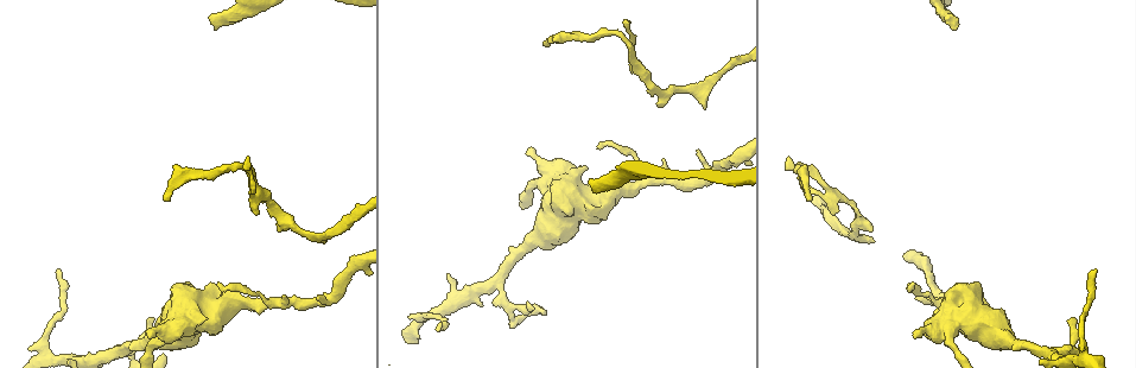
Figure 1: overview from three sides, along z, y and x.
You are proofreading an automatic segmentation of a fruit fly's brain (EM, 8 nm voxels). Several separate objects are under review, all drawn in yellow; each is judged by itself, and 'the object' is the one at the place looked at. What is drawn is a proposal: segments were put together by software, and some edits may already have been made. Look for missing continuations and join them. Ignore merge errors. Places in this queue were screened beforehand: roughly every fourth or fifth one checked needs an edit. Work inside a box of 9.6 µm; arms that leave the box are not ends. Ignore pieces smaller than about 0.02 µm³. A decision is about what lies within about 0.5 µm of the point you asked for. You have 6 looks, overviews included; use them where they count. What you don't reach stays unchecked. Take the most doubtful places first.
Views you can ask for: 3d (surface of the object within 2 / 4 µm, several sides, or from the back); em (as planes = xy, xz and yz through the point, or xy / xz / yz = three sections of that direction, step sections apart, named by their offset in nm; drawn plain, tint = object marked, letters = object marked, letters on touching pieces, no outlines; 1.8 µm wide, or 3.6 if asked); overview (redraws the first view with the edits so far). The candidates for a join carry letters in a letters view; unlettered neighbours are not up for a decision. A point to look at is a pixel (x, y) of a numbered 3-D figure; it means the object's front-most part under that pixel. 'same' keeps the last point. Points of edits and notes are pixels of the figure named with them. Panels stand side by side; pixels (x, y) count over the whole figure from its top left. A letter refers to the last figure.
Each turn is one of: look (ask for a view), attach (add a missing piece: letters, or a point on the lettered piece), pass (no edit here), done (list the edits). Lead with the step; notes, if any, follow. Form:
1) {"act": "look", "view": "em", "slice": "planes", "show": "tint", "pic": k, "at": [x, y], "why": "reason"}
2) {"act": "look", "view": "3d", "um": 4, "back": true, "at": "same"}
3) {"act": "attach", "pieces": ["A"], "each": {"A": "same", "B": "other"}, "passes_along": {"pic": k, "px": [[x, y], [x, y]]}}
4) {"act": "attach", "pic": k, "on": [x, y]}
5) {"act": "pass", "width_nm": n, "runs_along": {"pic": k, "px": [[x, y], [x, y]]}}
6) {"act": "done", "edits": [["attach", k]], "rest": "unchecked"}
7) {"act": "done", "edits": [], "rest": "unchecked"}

{"act": "look", "view": "em", "slice": "planes", "show": "letters", "pic": 1, "at": [167, 199], "why": "free end"}

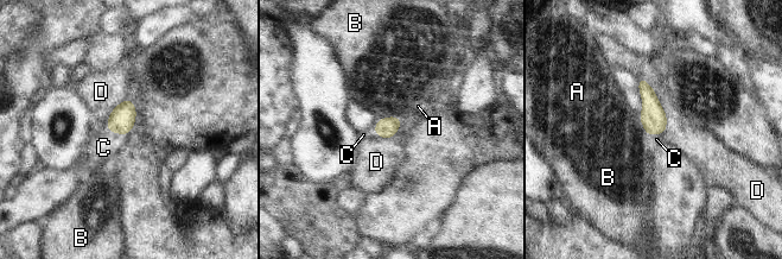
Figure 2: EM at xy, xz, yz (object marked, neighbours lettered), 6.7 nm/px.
{"act": "attach", "pieces": ["C"], "each": {"A": "other", "B": "other", "C": "same", "D": "other"}, "found": "the cell continues"}

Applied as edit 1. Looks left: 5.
{"act": "look", "view": "overview", "why": "redraw"}

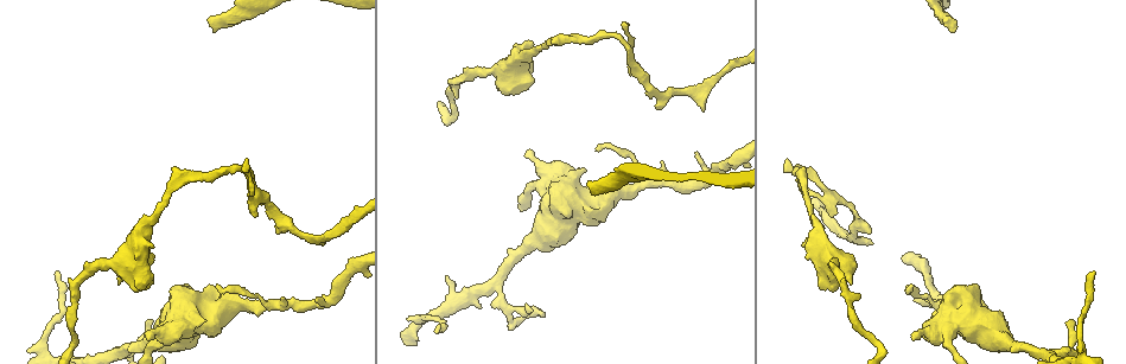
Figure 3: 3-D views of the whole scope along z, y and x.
{"act": "look", "view": "3d", "um": 4, "pic": 3, "at": [212, 31], "why": "end of a long branch"}

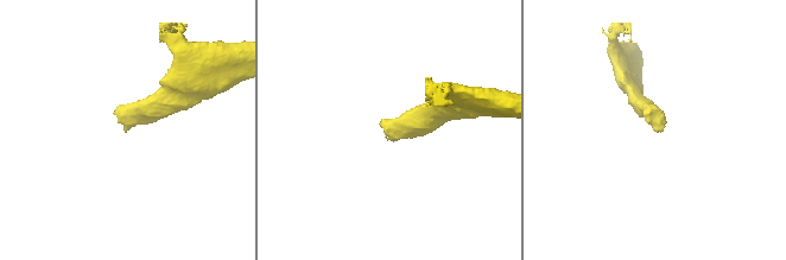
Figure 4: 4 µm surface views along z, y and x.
{"act": "look", "view": "em", "slice": "planes", "show": "tint", "pic": 4, "at": [124, 129]}

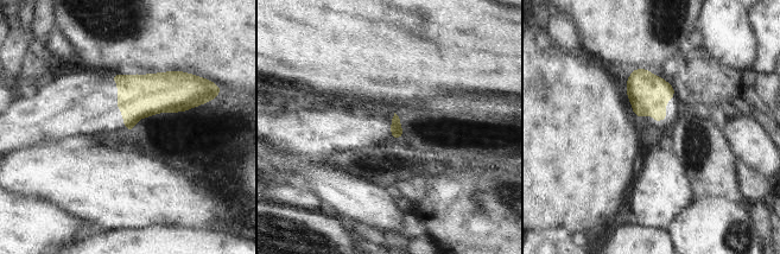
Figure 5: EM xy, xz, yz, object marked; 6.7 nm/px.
{"act": "look", "view": "em", "slice": "planes", "show": "letters", "at": "same", "why": "what lies round it"}

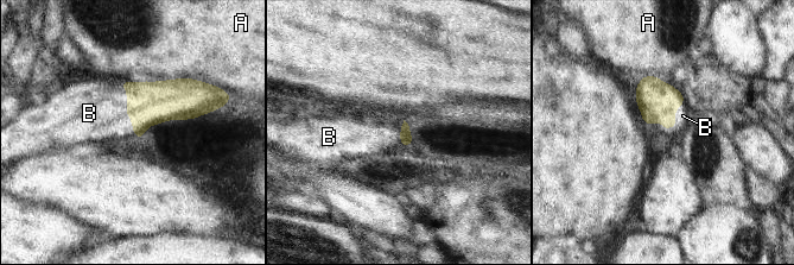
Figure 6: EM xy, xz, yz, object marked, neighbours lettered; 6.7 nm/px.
{"act": "attach", "pieces": ["B"], "each": {"A": "other", "B": "same"}, "passes_along": {"pic": 6, "px": [[658, 101], [672, 126], [683, 115]]}, "found": "it goes on there"}

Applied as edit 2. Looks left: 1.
{"act": "look", "view": "em", "slice": "planes", "show": "letters", "pic": 3, "at": [787, 159], "why": "an open end"}

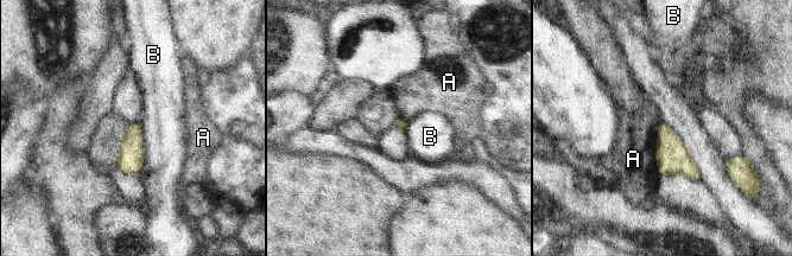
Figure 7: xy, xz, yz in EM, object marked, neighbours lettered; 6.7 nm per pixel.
{"act": "pass", "each": {"A": "other", "B": "other"}, "border": {"pic": 7, "px": [[661, 121], [656, 153], [659, 174]]}, "found": "no lettered piece goes on from it"}

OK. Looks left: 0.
{"act": "done", "edits": [["attach", 2], ["attach", 6]], "rest": "unchecked"}

